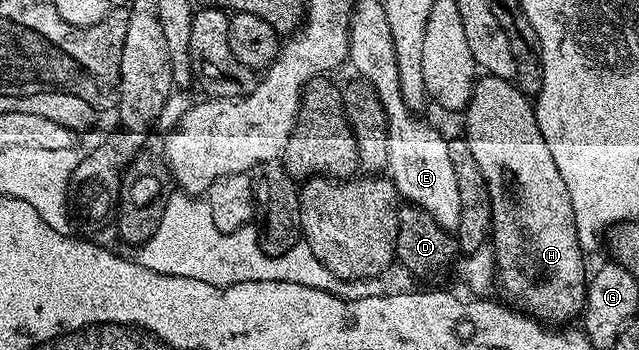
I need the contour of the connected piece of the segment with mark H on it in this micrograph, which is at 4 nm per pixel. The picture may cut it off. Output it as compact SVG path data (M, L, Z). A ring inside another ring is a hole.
M487 74L481 75L473 86L472 96L466 107L464 115L464 136L470 146L470 154L474 154L474 159L478 161L478 170L482 170L482 178L486 178L488 189L490 190L490 202L492 203L492 235L490 237L490 247L492 257L496 259L495 283L500 284L504 291L503 299L509 305L515 306L525 316L531 316L534 320L539 320L548 326L564 326L567 320L572 320L581 315L584 310L584 300L588 296L588 280L586 272L584 276L585 253L578 242L578 230L574 222L574 206L570 198L570 190L566 190L566 182L562 182L562 174L558 166L554 166L554 154L550 154L550 146L546 146L546 138L538 130L536 121L536 110L533 101L525 96L515 83L511 80L503 80L497 76Z

